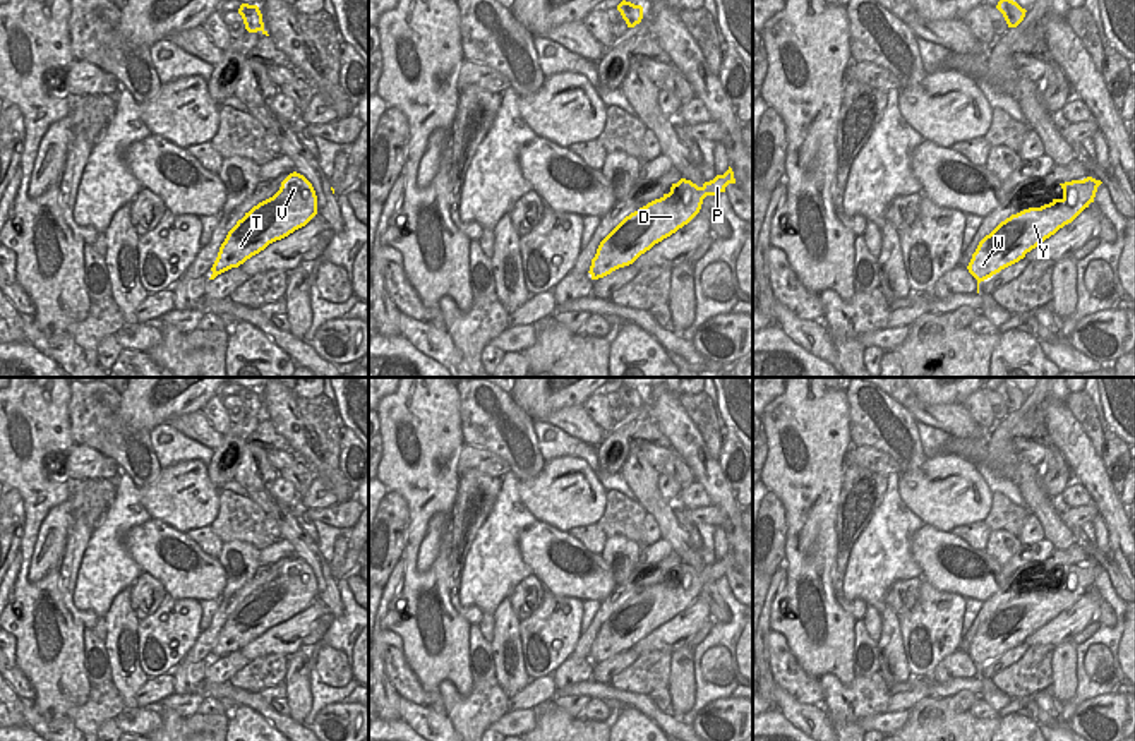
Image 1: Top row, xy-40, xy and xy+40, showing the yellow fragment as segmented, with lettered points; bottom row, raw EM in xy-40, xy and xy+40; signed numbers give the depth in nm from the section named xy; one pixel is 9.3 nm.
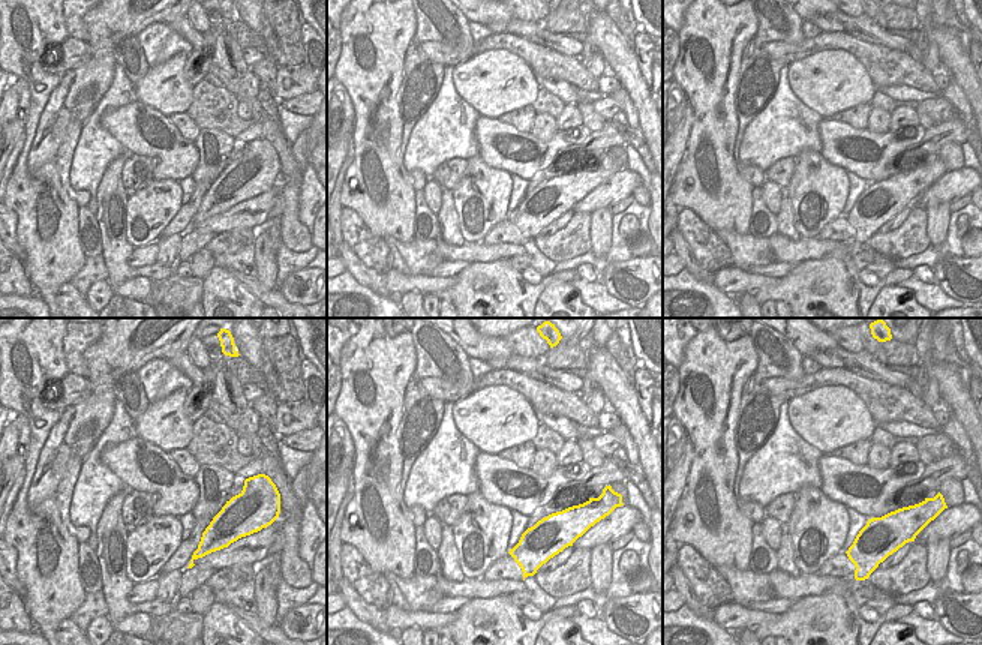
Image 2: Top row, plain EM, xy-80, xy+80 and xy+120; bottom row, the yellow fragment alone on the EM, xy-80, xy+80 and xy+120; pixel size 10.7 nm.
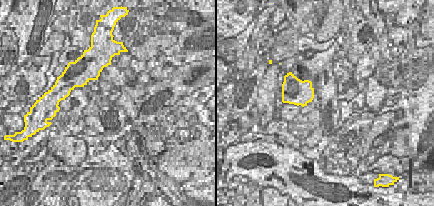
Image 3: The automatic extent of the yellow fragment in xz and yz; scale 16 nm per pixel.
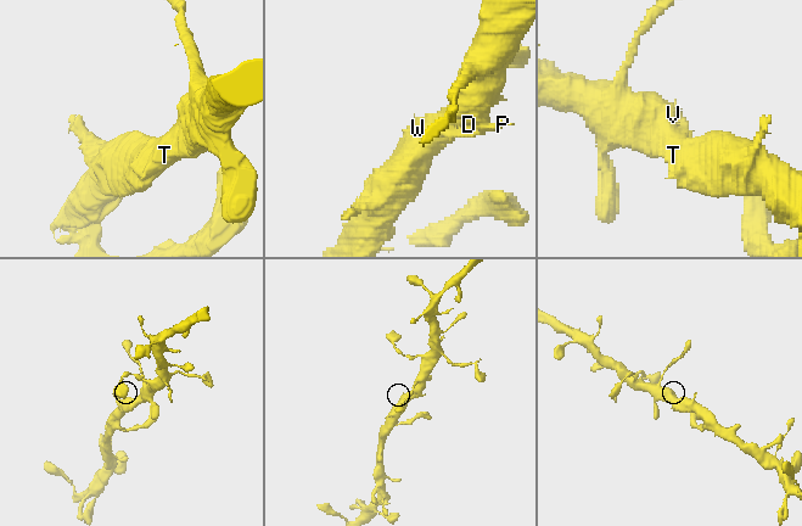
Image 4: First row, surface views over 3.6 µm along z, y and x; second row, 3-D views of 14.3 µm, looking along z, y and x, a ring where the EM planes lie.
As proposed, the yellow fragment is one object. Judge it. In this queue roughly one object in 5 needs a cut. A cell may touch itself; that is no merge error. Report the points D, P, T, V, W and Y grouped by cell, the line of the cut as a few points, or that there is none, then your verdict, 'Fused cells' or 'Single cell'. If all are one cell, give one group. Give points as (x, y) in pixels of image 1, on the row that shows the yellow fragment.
Groups: D P T V W Y. No split. Single cell.

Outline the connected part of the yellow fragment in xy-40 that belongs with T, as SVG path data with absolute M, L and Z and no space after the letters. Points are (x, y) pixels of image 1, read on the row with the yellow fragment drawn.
M297 172L290 173L273 197L254 206L228 232L209 280L238 268L269 244L305 226L315 214L317 196L312 184Z

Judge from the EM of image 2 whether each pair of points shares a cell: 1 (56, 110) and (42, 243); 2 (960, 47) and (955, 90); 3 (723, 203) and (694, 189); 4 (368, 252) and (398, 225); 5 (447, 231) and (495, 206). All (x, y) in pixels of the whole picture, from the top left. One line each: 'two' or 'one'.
1: two
2: two
3: one
4: two
5: two

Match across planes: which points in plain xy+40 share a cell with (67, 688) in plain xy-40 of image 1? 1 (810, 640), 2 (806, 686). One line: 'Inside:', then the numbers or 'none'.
Inside: 1

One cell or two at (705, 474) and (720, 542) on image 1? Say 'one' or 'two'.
two

